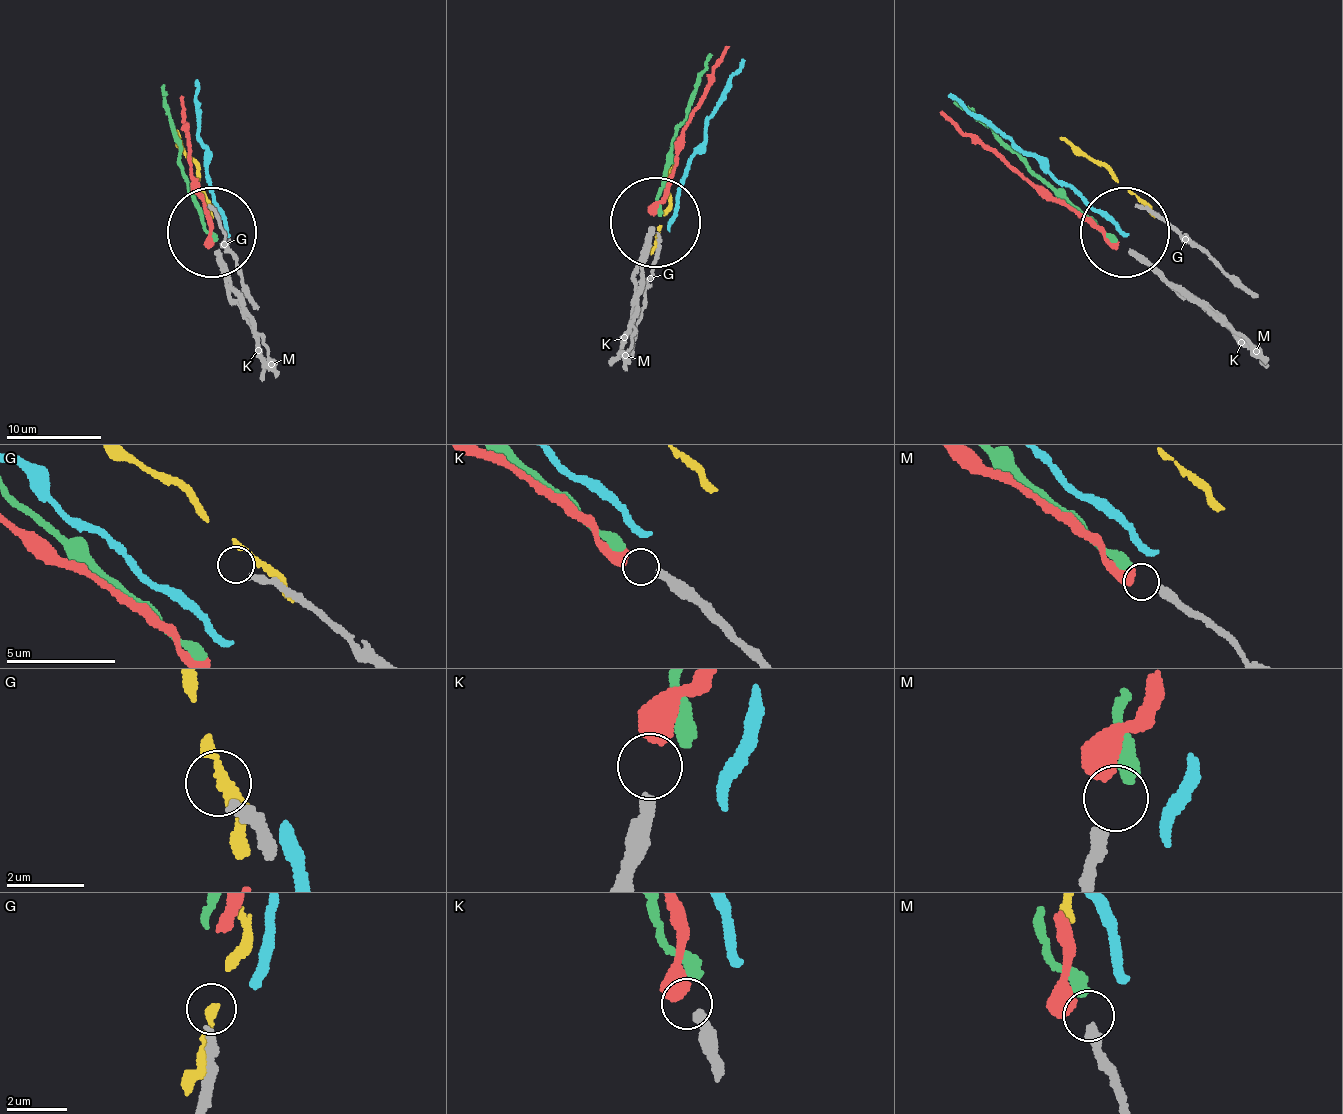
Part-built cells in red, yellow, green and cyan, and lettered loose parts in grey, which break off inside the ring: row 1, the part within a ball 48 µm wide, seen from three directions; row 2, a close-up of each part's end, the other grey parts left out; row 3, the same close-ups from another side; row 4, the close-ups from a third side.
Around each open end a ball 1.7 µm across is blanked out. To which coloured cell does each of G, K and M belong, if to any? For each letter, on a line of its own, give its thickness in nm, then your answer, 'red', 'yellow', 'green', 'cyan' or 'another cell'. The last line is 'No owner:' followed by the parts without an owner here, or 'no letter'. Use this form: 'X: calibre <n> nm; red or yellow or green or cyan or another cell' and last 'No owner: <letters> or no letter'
G: calibre 240 nm; another cell
K: calibre 320 nm; red
M: calibre 360 nm; green
No owner: G

